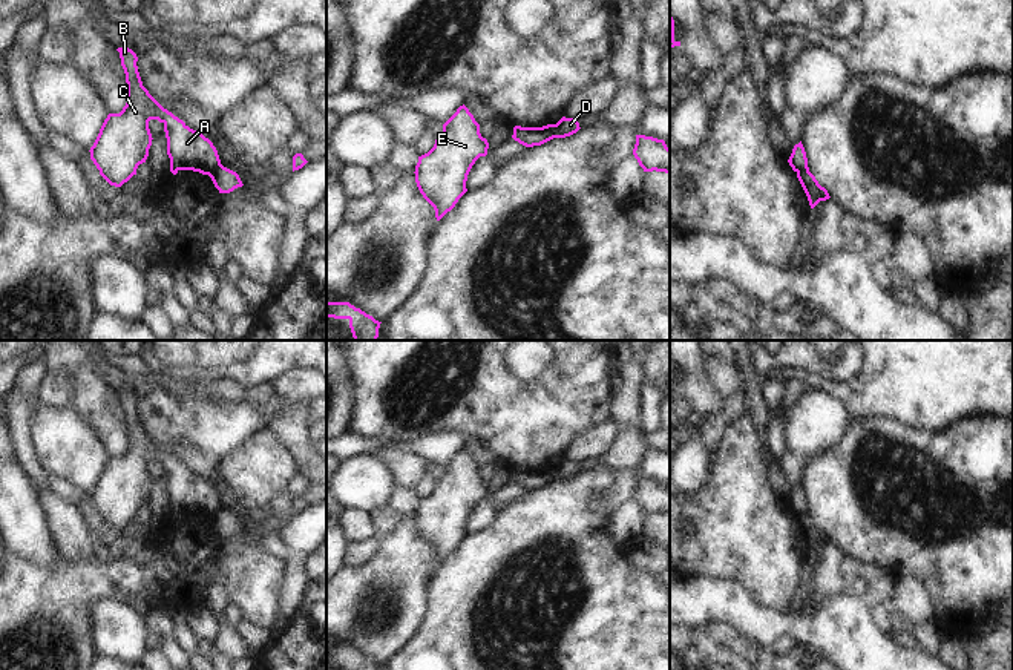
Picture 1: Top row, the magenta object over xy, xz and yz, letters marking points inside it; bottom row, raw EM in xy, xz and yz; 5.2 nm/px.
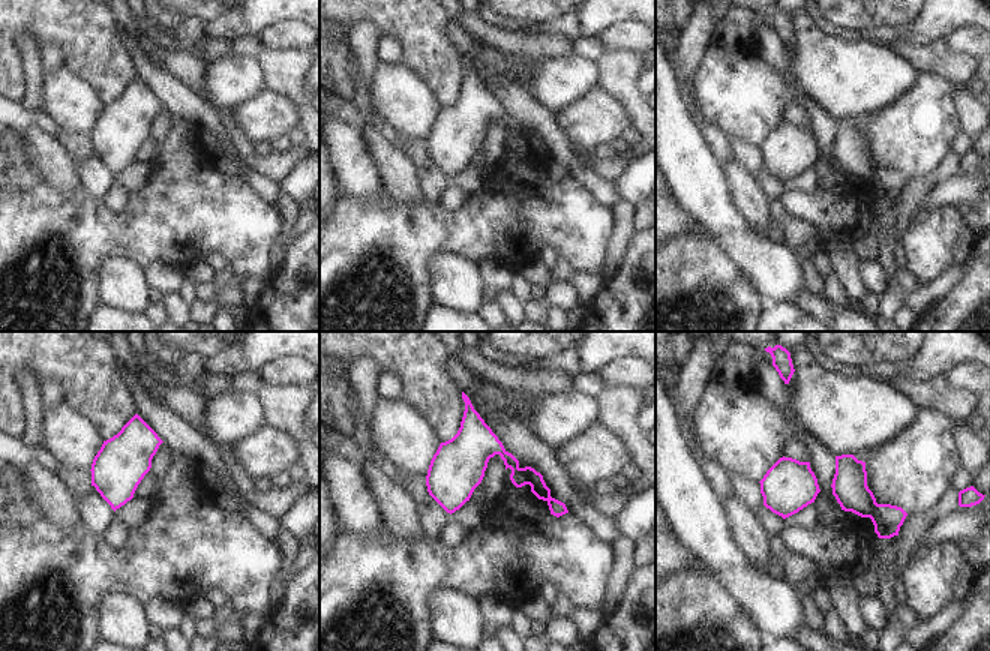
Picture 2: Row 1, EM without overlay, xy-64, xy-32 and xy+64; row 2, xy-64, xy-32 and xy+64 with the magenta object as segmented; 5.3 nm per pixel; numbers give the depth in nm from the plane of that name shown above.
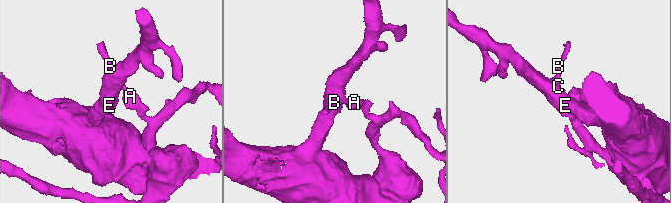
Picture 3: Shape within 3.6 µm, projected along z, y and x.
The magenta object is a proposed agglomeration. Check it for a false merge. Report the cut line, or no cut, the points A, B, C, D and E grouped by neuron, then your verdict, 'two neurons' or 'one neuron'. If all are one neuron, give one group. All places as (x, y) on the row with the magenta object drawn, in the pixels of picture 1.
cut in xy along (221, 164), (209, 175); A B C E / D; two neurons

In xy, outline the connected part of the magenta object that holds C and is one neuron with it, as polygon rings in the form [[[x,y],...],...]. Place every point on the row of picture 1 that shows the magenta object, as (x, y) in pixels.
[[[129,48],[116,51],[126,74],[127,103],[120,113],[107,115],[89,150],[100,175],[115,187],[121,187],[136,175],[138,166],[146,163],[152,146],[150,120],[164,124],[173,175],[179,170],[210,175],[221,167],[213,143],[164,109],[143,86],[136,54]]]

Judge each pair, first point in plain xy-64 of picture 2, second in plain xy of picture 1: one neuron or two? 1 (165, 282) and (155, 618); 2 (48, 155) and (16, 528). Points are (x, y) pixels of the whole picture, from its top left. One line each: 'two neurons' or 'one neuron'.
1: one neuron
2: two neurons

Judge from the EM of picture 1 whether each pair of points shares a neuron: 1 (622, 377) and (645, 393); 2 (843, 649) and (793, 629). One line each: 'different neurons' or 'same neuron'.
1: different neurons
2: same neuron

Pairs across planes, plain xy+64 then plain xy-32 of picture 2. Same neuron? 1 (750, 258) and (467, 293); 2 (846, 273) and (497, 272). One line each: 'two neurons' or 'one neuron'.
1: one neuron
2: two neurons

